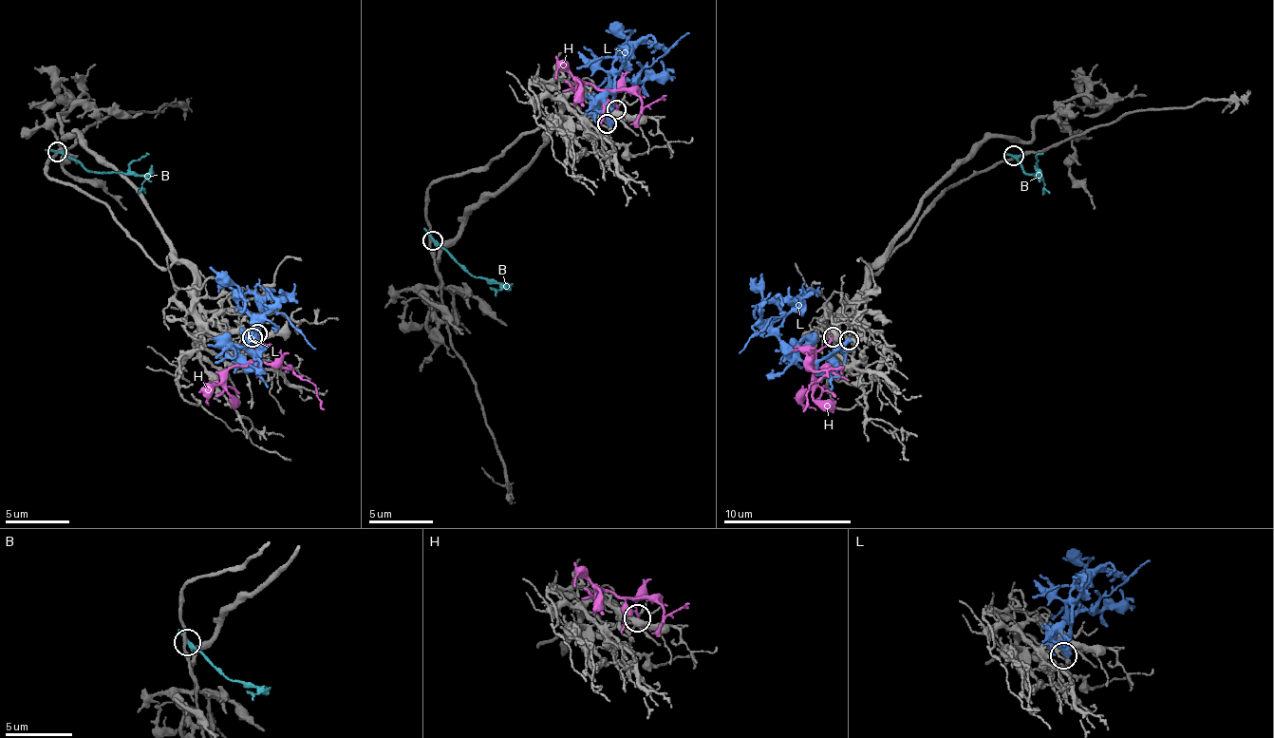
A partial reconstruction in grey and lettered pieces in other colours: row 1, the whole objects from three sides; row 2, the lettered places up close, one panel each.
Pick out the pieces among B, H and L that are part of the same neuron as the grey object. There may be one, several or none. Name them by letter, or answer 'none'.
H

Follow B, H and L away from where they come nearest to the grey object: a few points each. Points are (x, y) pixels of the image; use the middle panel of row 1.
B: (432, 239), (469, 274), (497, 283), (498, 289), (489, 286)
H: (615, 110), (615, 90), (633, 90), (643, 108), (666, 94)
L: (606, 122), (612, 97), (612, 81), (627, 59), (646, 66), (688, 32)

